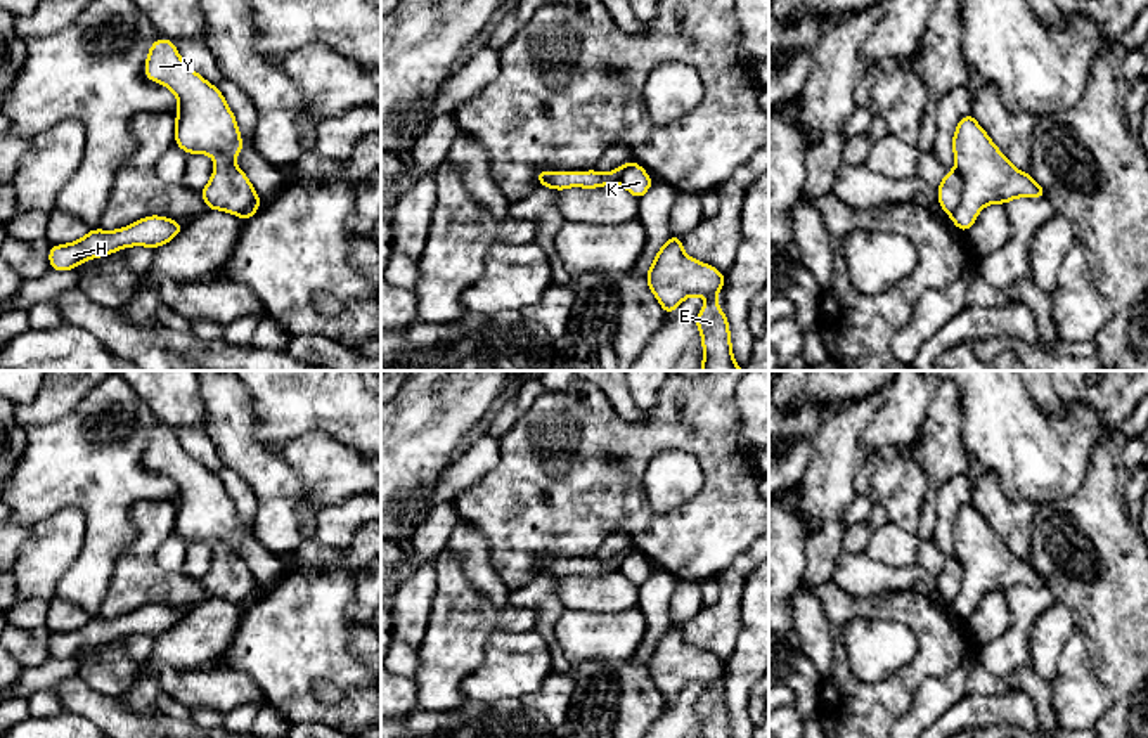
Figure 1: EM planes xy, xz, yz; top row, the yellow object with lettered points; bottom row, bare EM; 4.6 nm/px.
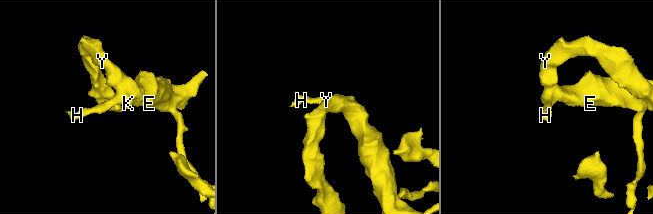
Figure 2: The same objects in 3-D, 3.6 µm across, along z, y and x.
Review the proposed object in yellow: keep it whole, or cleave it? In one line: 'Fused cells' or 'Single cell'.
Fused cells

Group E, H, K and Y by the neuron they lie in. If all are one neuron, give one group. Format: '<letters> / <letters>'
E K Y / H

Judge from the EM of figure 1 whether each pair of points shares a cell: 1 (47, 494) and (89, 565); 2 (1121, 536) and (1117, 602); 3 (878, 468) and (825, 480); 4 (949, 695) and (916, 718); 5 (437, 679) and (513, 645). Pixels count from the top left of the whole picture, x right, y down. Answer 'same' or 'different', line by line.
1: same
2: same
3: different
4: same
5: different

